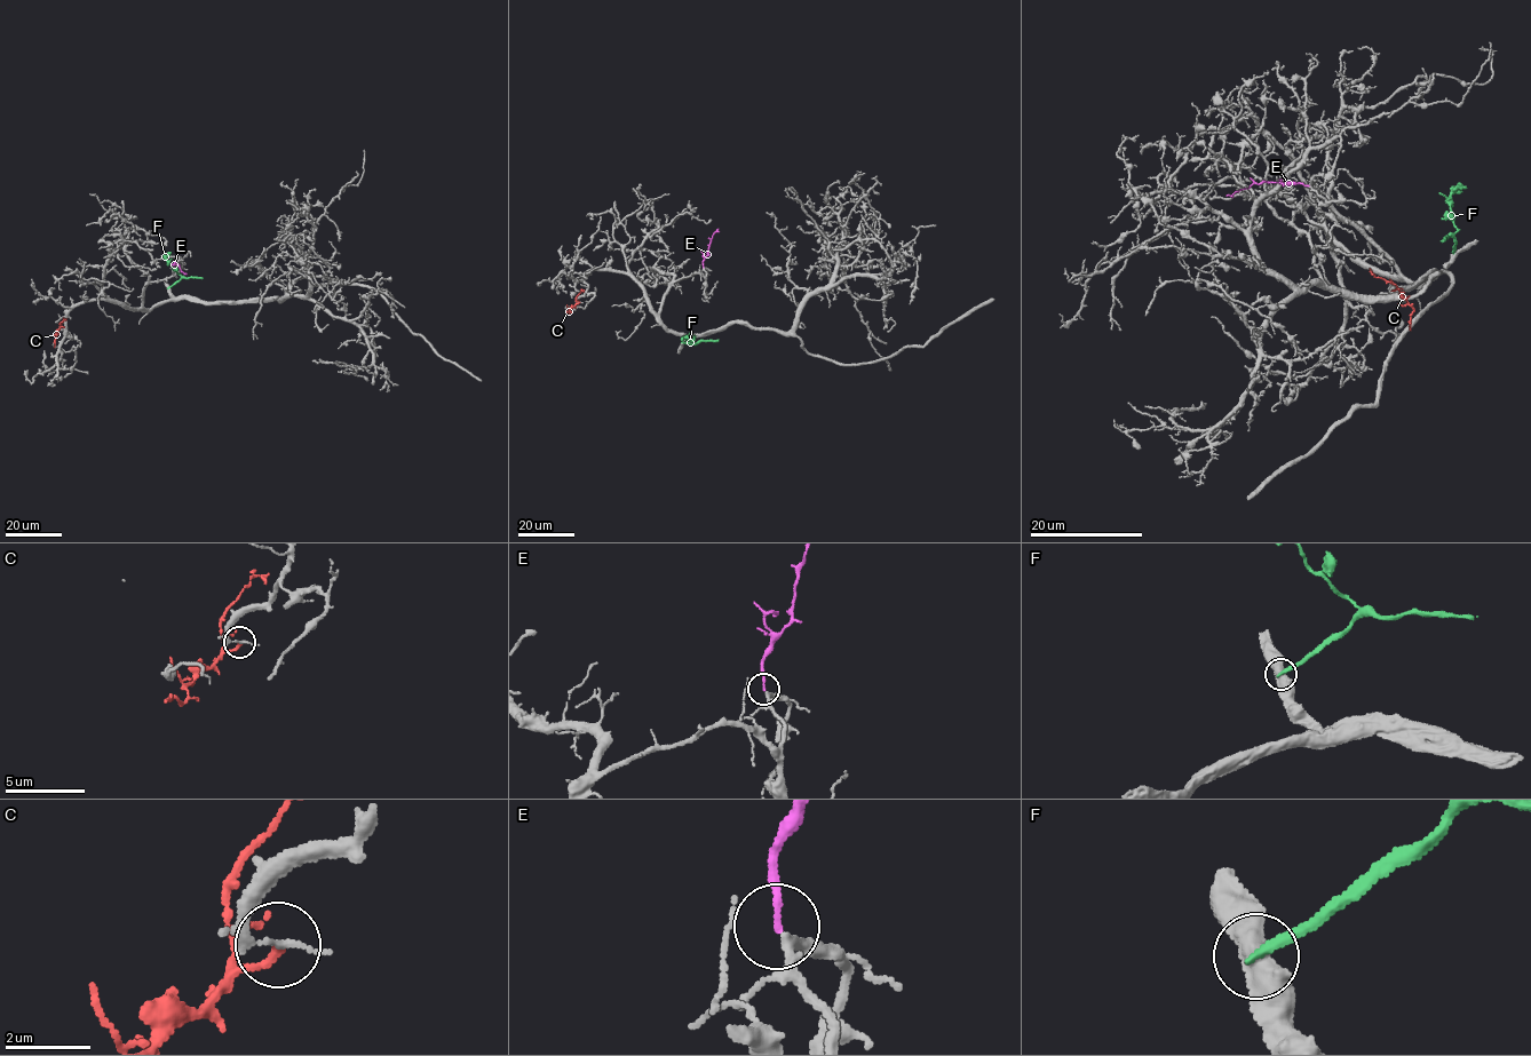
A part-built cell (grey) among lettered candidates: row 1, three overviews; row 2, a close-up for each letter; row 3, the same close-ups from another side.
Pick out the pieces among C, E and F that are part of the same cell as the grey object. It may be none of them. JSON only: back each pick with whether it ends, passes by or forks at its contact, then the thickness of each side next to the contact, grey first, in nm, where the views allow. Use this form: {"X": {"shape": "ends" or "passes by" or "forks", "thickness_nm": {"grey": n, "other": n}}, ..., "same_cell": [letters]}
{"E": {"shape": "ends", "thickness_nm": {"grey": 220, "other": 160}}, "same_cell": ["E"]}

